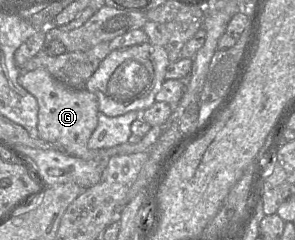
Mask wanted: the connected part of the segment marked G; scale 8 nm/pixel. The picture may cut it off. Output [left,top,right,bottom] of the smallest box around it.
[19,69,163,160]

